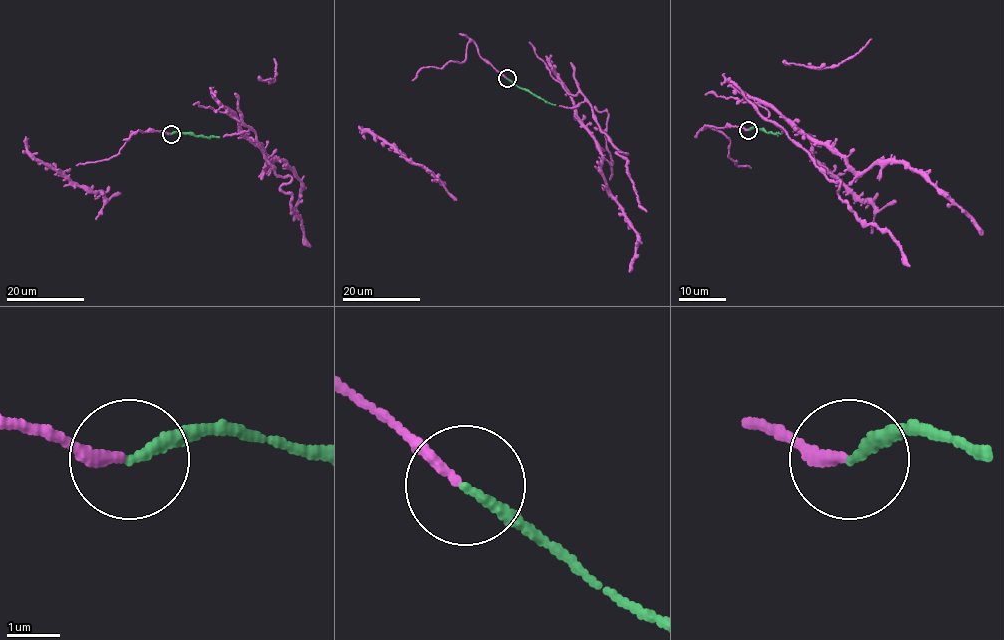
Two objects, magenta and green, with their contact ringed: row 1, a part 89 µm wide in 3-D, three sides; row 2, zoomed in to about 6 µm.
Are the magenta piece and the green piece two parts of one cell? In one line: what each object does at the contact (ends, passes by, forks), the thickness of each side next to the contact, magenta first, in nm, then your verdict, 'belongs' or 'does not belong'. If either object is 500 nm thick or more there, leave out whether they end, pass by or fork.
magenta ends; green ends; calibres 190 and 180 nm; belongs

